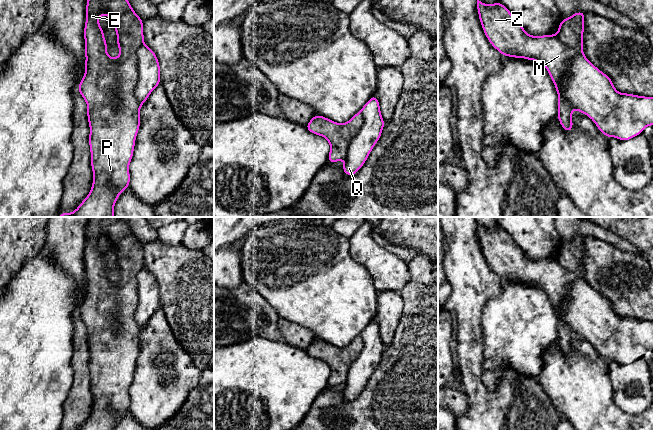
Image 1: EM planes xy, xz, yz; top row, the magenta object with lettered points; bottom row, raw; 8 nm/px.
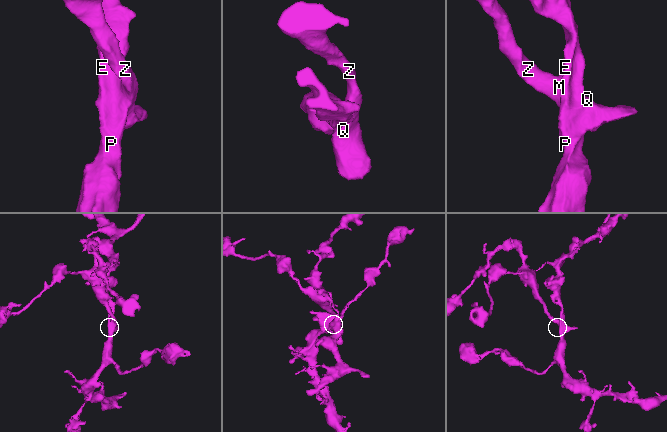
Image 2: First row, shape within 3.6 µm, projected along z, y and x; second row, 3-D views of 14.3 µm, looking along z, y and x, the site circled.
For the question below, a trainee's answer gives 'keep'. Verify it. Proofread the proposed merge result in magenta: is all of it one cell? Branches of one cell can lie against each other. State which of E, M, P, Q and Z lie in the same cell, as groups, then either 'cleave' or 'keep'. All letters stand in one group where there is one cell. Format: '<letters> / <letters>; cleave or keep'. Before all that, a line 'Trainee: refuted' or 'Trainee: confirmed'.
Trainee: refuted
E P / M Q Z; cleave

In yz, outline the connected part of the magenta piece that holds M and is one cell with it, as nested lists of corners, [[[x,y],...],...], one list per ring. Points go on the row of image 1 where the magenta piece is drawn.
[[[477,0],[477,11],[482,29],[490,44],[502,56],[524,58],[541,63],[554,82],[558,96],[562,75],[568,71],[570,78],[563,90],[563,96],[571,101],[577,111],[592,119],[607,138],[630,140],[642,134],[646,126],[653,125],[653,97],[618,92],[610,77],[594,66],[584,54],[567,48],[557,34],[529,35],[500,2],[484,4]]]

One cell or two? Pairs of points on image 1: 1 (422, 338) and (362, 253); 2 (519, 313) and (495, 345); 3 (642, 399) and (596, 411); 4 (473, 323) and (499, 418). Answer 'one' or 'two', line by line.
1: two
2: one
3: two
4: one

